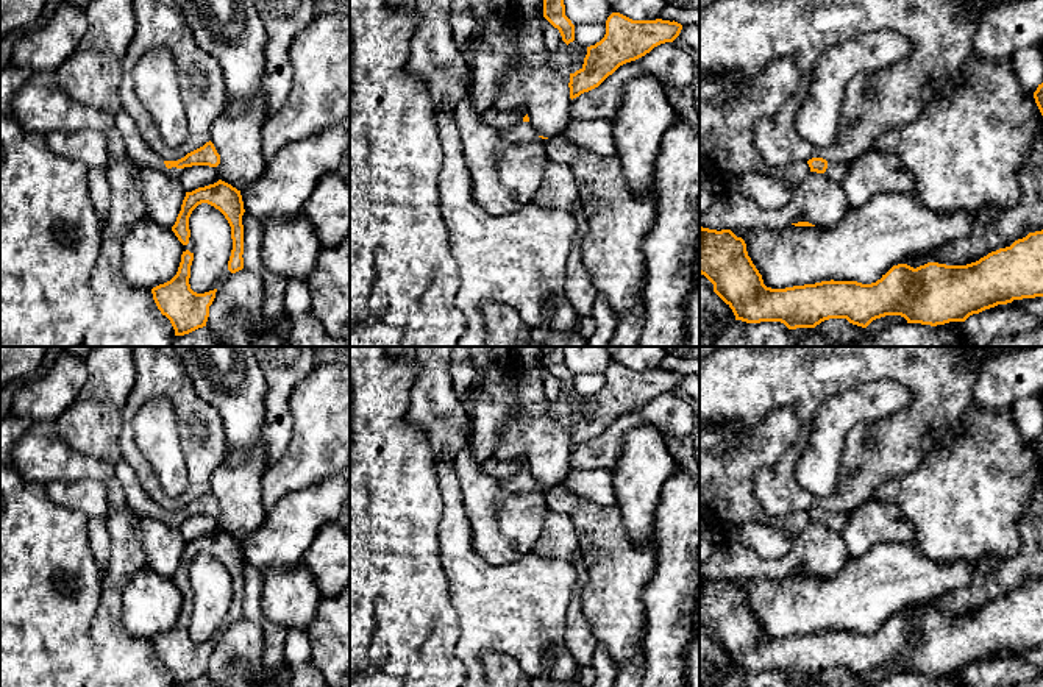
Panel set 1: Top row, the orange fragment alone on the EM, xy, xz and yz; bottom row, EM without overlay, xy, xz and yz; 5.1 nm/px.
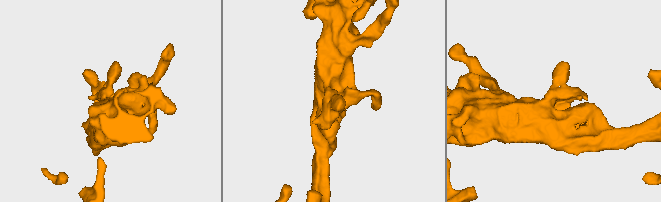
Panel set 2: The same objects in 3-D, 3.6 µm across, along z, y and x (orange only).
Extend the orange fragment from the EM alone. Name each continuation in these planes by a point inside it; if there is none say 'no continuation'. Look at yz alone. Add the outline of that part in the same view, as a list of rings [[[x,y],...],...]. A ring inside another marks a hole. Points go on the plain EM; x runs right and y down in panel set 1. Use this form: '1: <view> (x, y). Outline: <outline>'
1: yz (836, 520). Outline: [[[828,512],[826,525],[829,529],[842,532],[848,521],[848,515],[843,512]]]

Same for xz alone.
1: xz (523, 481). Outline: [[[520,472],[512,478],[498,481],[507,492],[523,493],[537,486],[536,478],[529,472]]]

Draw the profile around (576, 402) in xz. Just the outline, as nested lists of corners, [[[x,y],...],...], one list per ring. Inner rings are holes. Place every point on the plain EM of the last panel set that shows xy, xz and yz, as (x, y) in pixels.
[[[573,390],[567,395],[567,400],[571,411],[571,423],[575,423],[576,420],[582,418],[584,408],[587,404],[587,397],[579,395],[578,392]]]

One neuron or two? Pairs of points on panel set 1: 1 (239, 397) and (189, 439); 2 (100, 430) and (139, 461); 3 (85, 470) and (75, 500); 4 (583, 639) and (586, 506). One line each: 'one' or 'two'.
1: two
2: two
3: two
4: two

